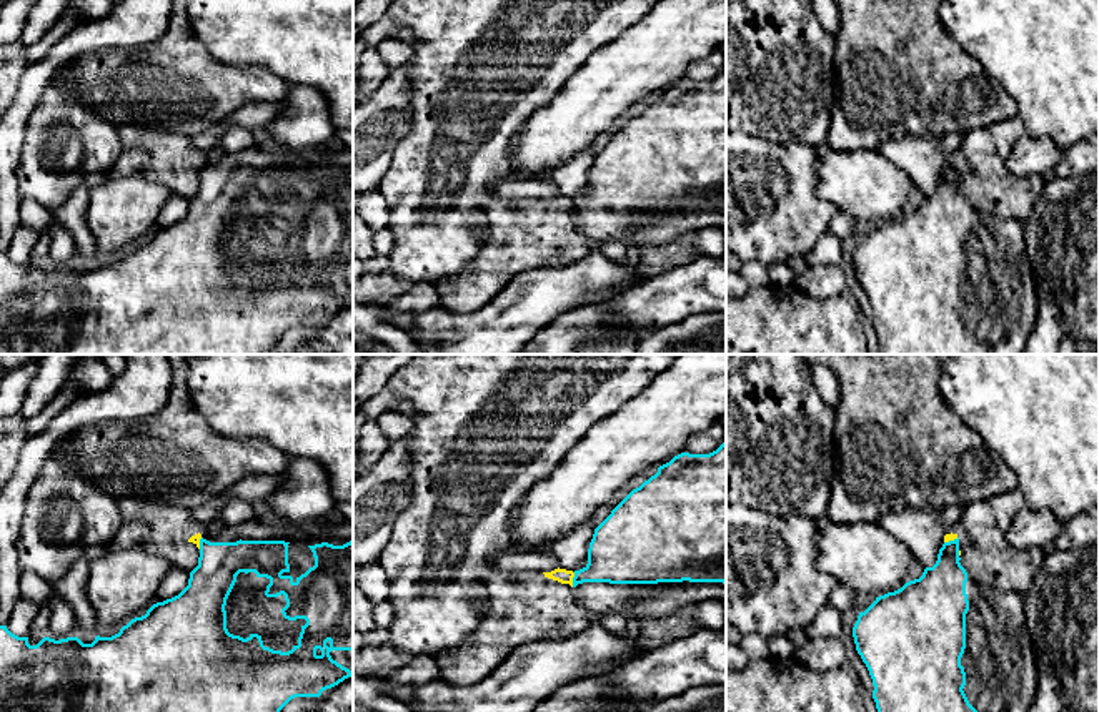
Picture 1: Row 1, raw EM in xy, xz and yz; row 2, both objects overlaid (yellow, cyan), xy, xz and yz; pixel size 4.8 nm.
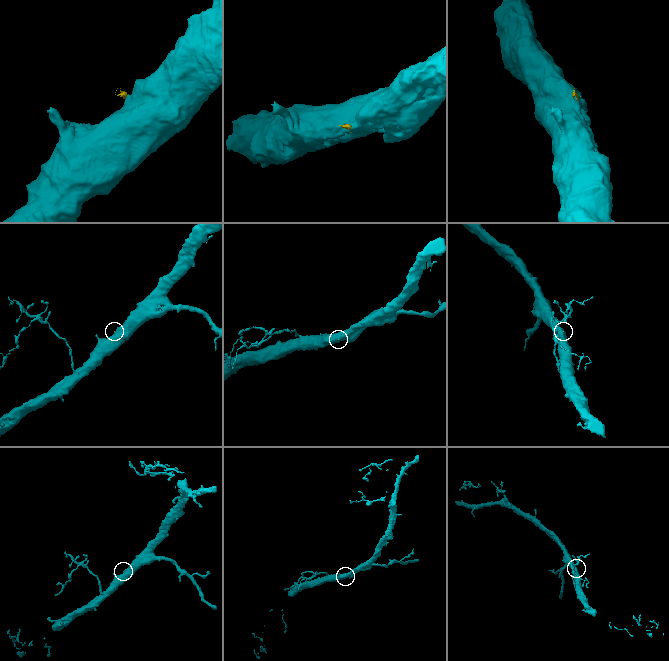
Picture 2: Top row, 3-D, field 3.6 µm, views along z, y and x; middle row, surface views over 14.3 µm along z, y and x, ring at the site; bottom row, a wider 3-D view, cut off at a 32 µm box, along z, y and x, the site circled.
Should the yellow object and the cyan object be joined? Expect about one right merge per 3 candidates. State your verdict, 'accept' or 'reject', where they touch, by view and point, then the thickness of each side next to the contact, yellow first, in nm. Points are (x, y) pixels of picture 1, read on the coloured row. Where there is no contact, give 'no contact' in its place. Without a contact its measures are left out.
reject; meets yellow in xz at (571, 579); 70 nm thick on the yellow side, 280 nm on the other

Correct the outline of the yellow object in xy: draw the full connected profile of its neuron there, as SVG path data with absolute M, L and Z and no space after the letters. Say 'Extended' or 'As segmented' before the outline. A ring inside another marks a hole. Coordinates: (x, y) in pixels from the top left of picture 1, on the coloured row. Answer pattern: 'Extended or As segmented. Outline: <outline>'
Extended. Outline: M135 499L118 501L122 527L115 536L120 549L142 549L191 572L200 557L200 526L191 509Z

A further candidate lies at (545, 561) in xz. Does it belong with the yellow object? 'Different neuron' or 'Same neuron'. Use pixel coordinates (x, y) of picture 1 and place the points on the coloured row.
Different neuron

